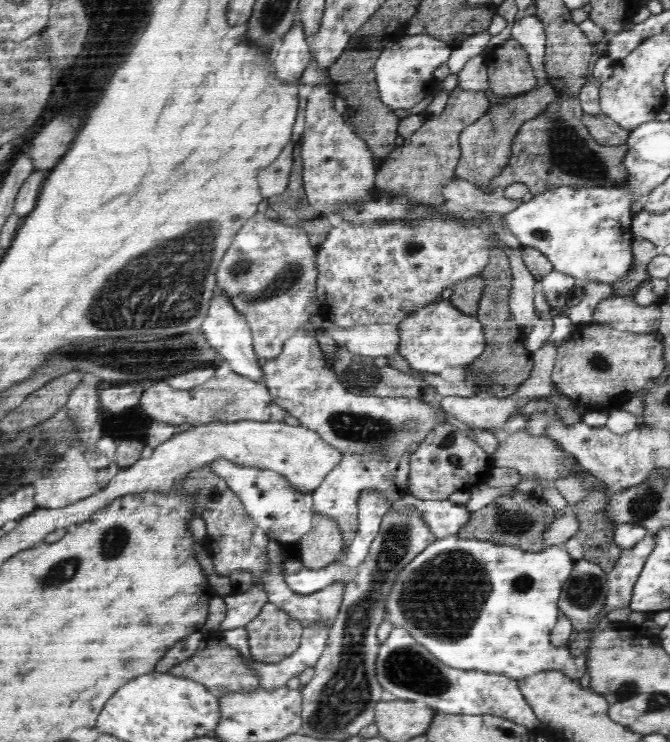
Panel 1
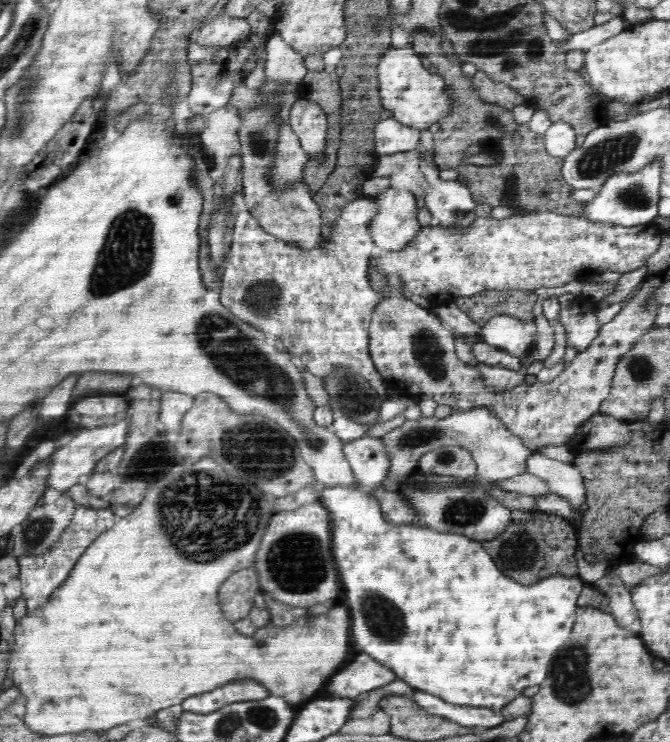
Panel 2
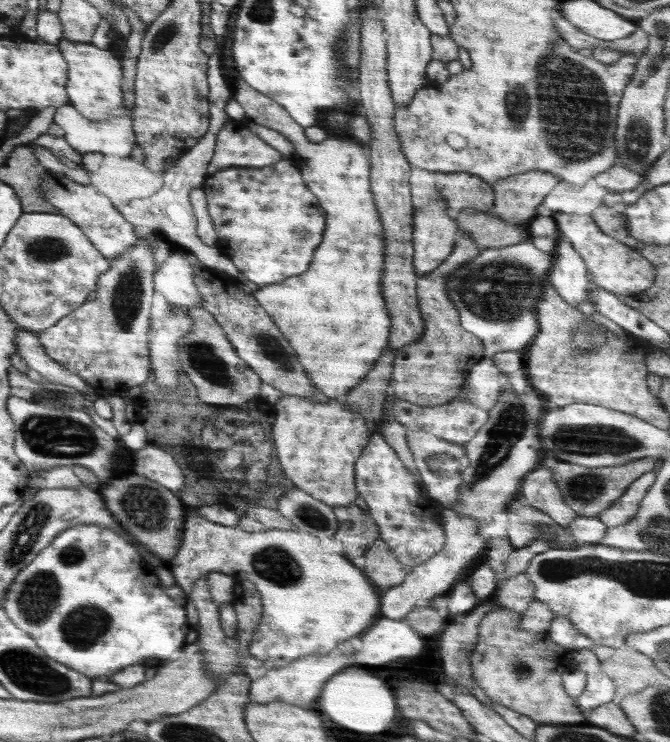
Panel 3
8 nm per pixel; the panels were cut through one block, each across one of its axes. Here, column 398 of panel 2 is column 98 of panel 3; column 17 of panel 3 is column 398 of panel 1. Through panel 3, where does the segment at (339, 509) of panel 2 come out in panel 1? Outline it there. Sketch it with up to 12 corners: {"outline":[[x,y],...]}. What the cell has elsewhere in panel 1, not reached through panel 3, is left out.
{"outline":[[458,535],[394,580],[384,619],[452,668],[516,680],[550,633],[575,561]]}

